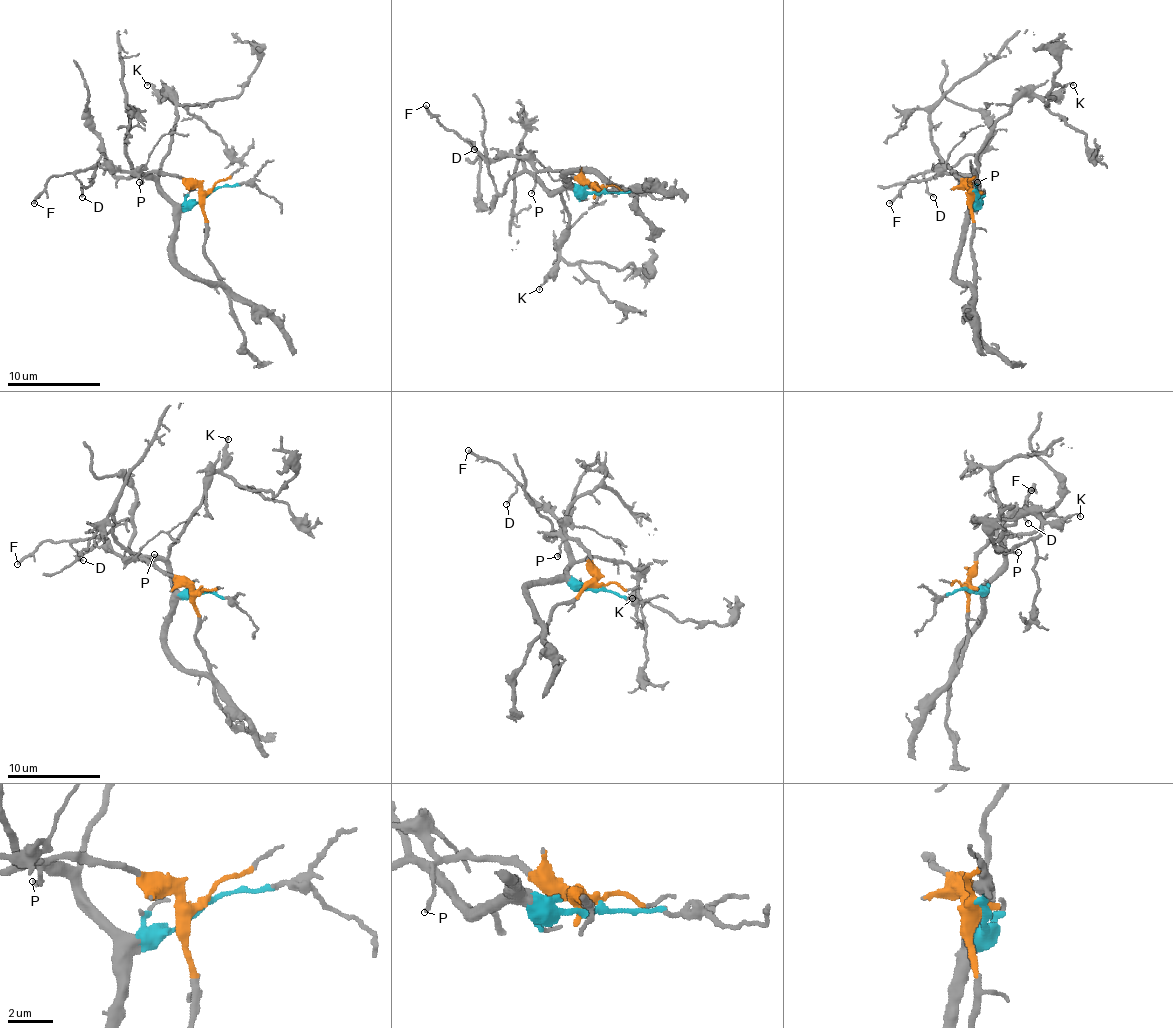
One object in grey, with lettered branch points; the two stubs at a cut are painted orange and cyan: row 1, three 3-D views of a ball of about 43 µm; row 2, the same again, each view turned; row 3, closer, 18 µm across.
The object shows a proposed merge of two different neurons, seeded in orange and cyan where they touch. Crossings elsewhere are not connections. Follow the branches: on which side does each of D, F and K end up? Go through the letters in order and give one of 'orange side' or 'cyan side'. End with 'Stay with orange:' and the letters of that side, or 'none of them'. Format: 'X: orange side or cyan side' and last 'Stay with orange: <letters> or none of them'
D: orange side
F: orange side
K: cyan side
Stay with orange: D, F

